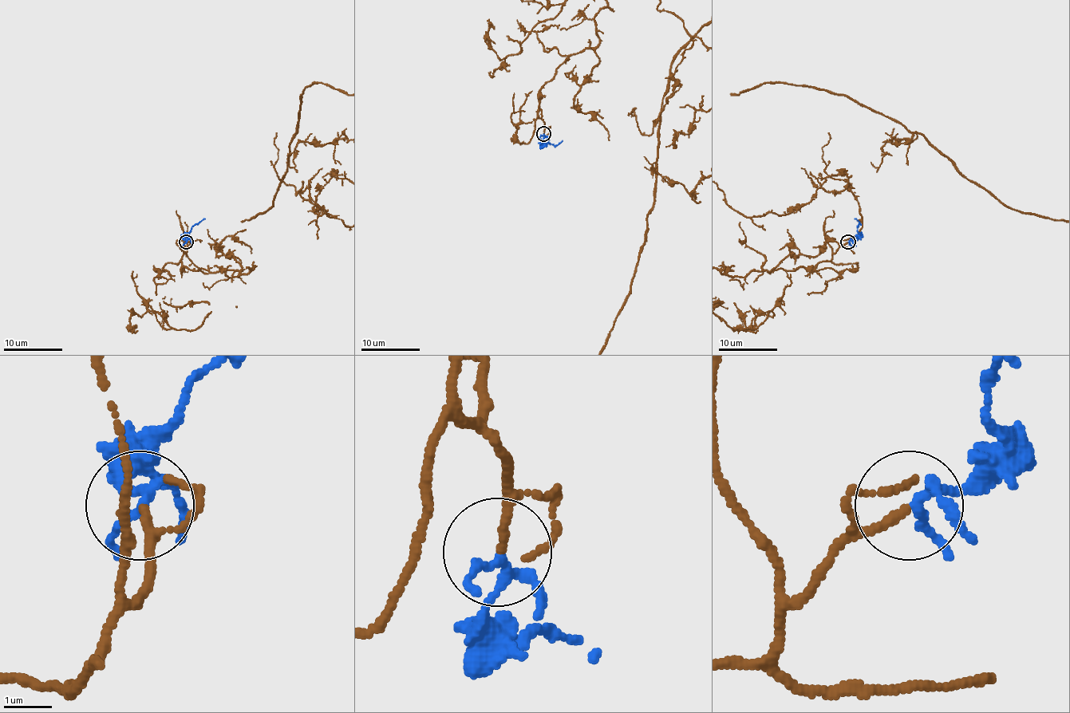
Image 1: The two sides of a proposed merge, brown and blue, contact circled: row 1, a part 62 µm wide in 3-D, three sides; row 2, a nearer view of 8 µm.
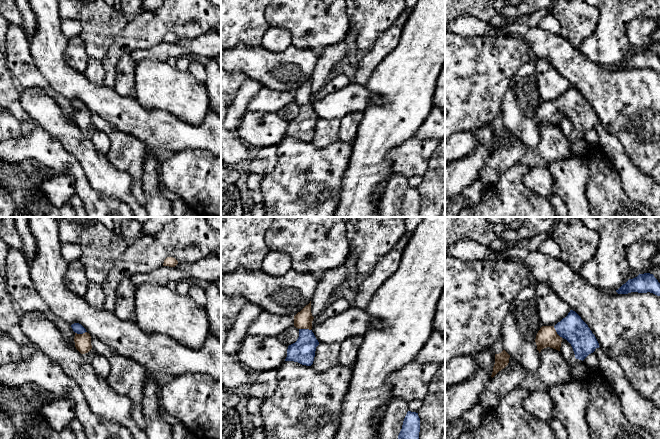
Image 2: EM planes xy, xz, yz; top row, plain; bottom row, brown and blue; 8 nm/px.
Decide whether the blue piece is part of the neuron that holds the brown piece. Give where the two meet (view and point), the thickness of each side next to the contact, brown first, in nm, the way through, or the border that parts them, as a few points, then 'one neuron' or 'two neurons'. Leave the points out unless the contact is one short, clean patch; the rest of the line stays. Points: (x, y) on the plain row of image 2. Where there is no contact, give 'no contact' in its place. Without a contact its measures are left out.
contact yz (556, 108); calibres 160 and 200 nm; way yz (547, 112), (551, 112), (556, 108), (572, 104); one neuron

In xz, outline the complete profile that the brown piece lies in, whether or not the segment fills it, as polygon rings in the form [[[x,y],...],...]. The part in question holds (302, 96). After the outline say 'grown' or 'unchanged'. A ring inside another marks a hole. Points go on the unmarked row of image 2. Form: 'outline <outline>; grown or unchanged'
outline [[[311,77],[294,92],[294,102],[299,105],[297,117],[288,122],[285,137],[294,137],[302,141],[311,142],[314,137],[316,123],[319,121],[312,108]]]; grown

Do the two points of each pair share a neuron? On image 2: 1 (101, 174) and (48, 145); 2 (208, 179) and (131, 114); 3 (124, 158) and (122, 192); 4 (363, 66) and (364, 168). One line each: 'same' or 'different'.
1: different
2: different
3: different
4: different

